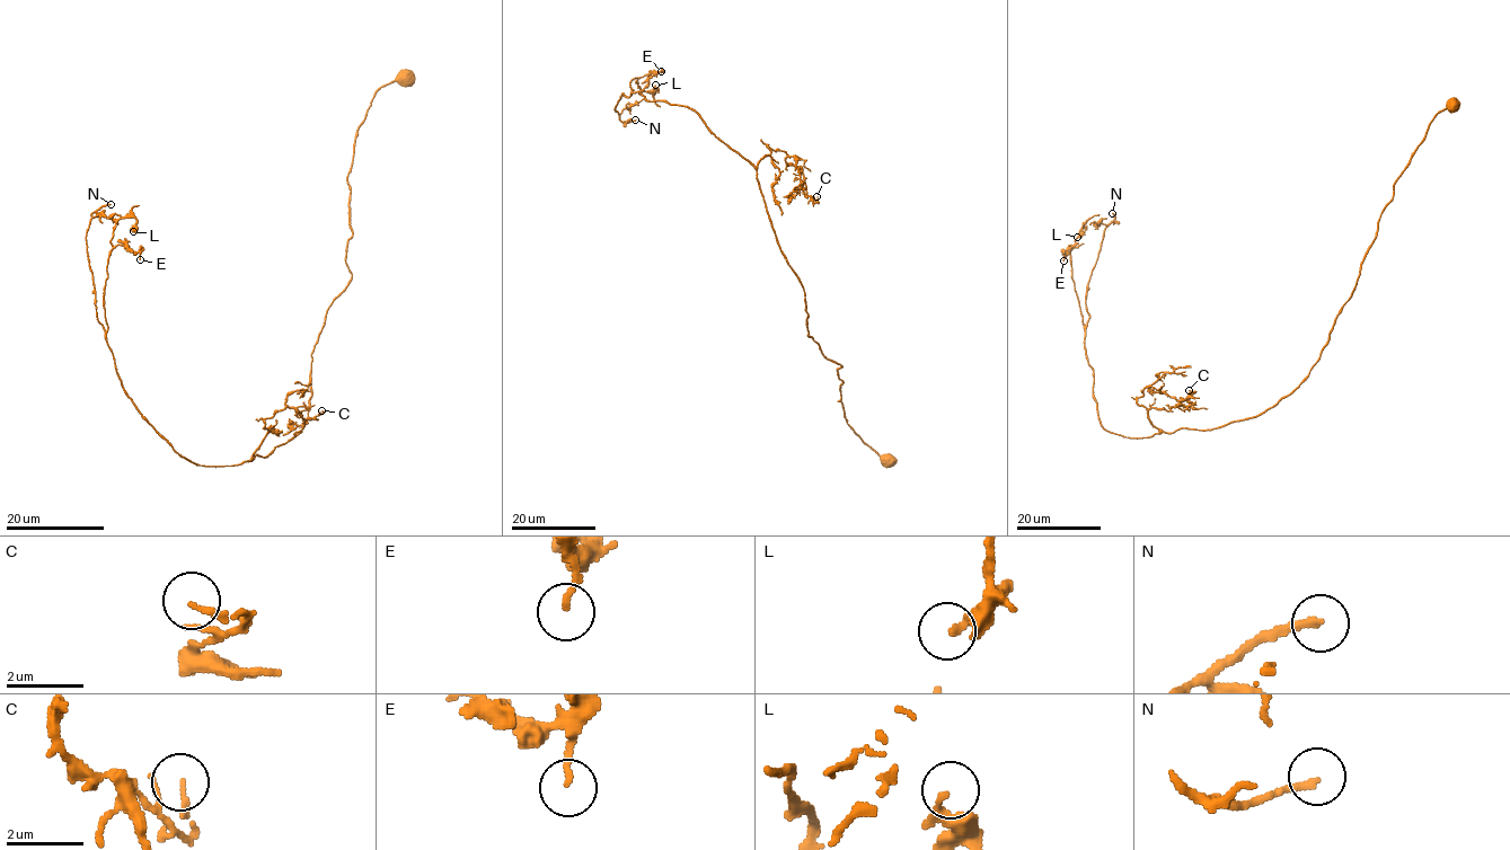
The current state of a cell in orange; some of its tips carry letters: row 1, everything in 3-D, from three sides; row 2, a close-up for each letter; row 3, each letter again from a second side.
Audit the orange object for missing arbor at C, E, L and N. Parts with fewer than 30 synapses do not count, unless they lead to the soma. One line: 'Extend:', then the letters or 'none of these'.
Extend: none of these

